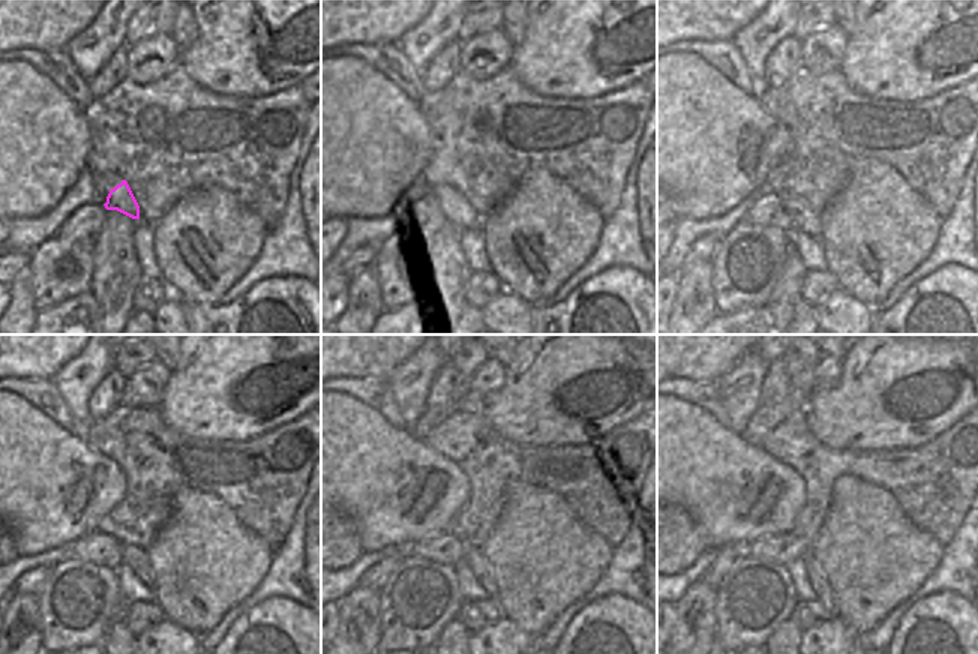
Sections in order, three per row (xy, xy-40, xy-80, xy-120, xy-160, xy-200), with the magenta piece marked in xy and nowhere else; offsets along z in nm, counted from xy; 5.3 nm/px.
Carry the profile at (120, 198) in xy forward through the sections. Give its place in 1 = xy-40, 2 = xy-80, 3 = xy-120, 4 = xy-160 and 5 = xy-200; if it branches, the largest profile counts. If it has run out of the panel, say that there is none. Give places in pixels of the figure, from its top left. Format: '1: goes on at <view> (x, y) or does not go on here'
1: goes on at xy-40 (462, 215)
2: goes on at xy-80 (803, 218)
3: goes on at xy-120 (134, 557)
4: goes on at xy-160 (474, 558)
5: goes on at xy-200 (819, 581)

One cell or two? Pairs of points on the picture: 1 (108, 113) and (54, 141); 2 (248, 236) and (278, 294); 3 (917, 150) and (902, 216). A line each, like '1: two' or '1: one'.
1: two
2: two
3: two

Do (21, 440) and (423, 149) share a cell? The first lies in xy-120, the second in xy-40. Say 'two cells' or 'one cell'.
one cell

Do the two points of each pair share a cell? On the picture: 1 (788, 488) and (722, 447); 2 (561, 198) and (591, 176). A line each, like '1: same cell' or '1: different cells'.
1: same cell
2: different cells

